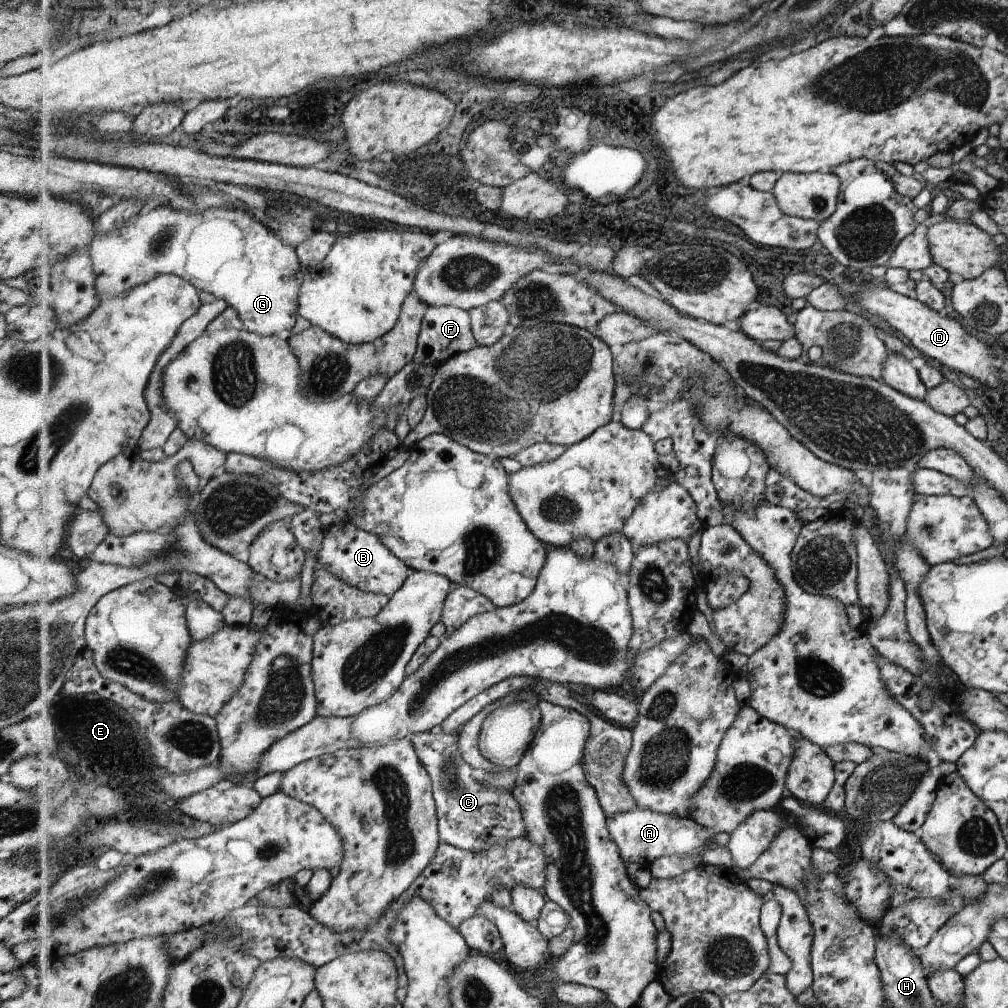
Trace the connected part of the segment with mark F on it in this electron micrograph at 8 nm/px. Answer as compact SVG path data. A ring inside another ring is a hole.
M455 305L431 306L428 307L422 322L422 329L418 338L418 351L414 361L417 364L427 364L427 366L437 368L454 356L471 352L478 346L472 328L470 311Z

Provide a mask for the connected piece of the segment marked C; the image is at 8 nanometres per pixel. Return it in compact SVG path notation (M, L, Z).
M437 728L415 736L415 748L434 784L440 840L463 849L488 852L500 840L505 843L505 840L527 837L527 825L519 801L507 790L482 784L482 772L473 768L460 752L459 735L459 731L445 734Z

